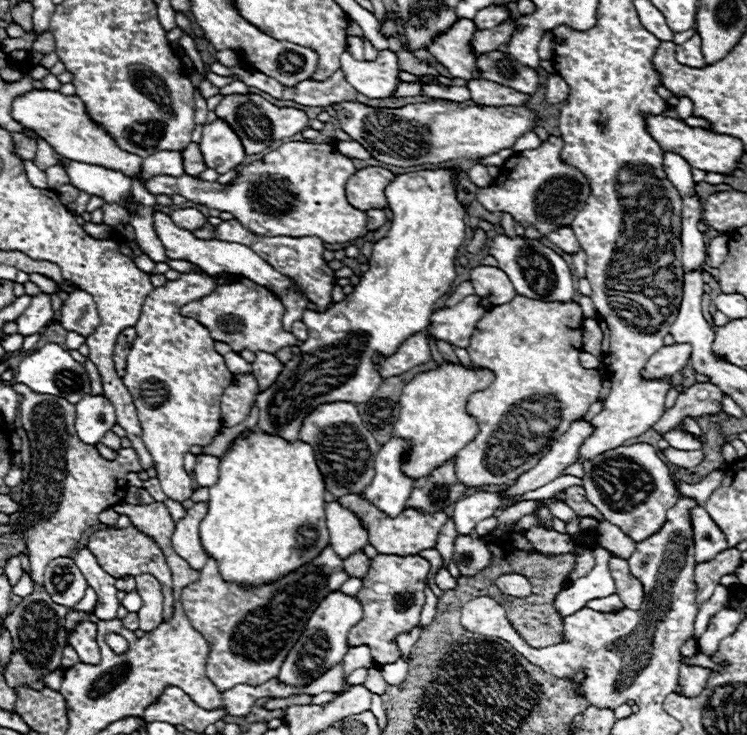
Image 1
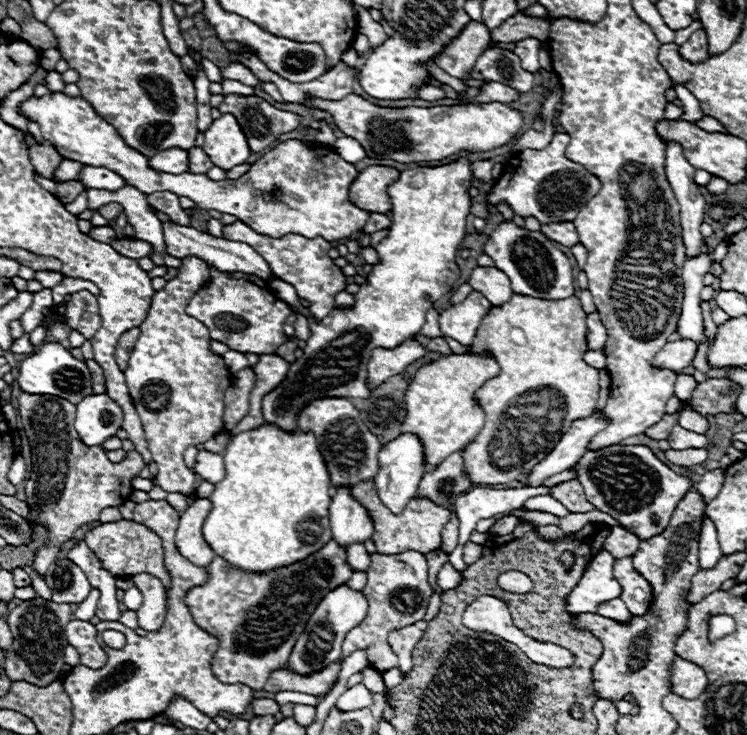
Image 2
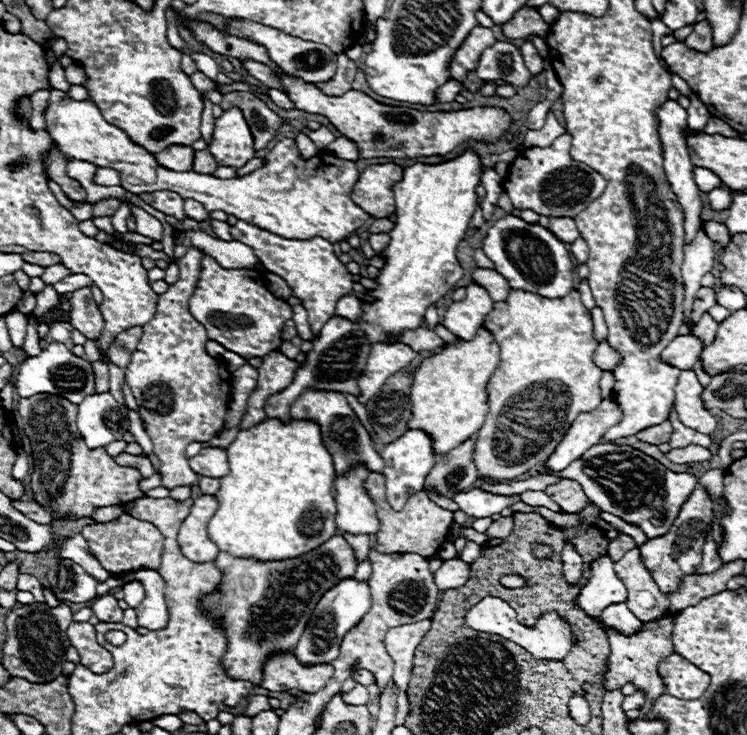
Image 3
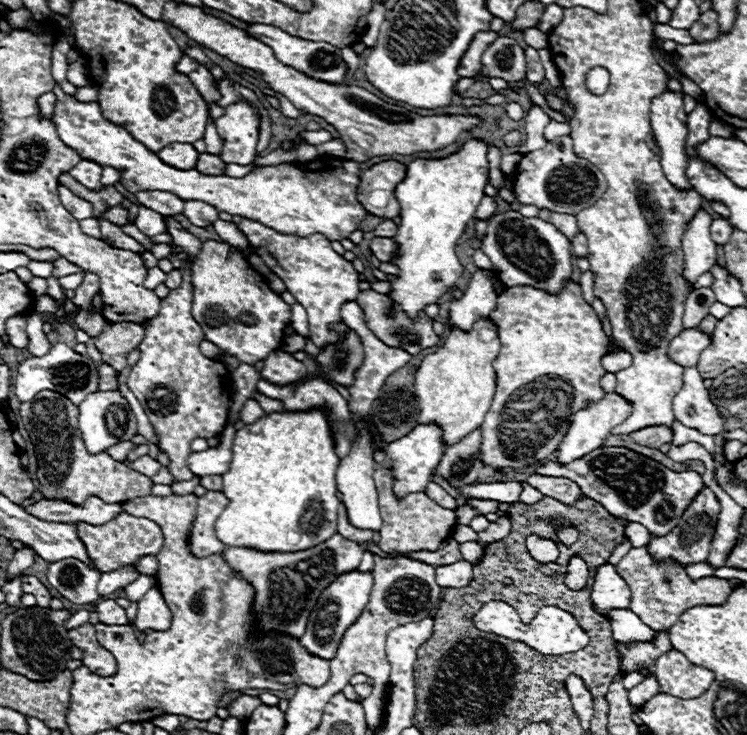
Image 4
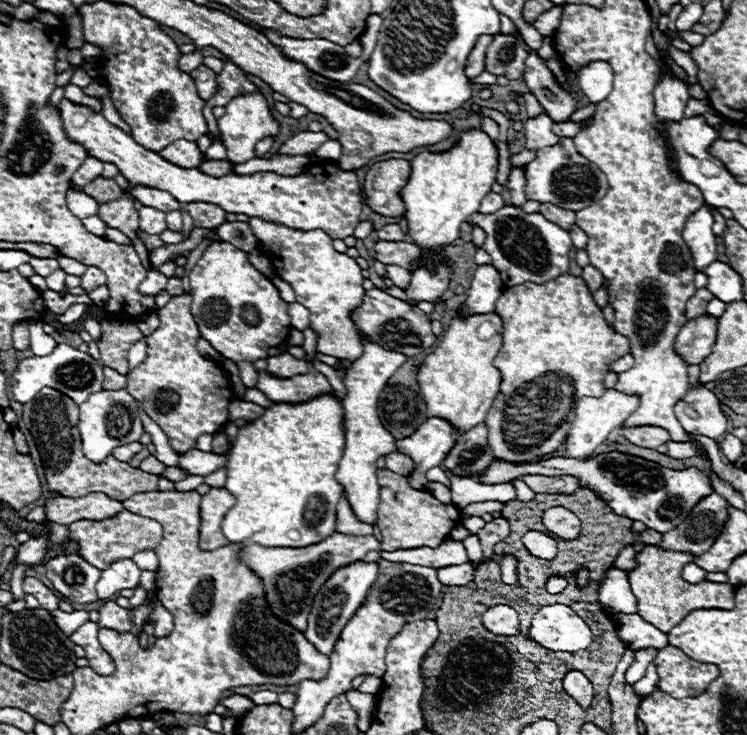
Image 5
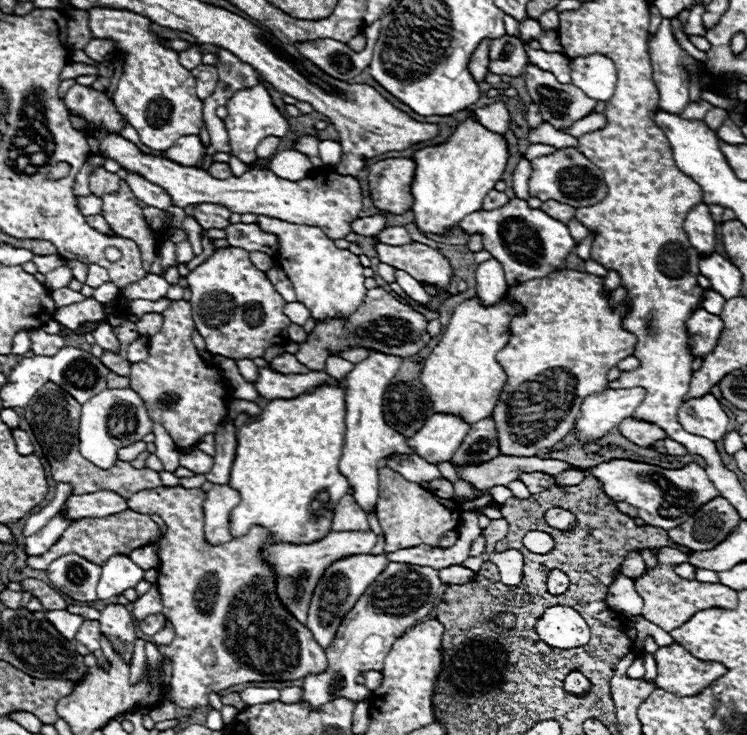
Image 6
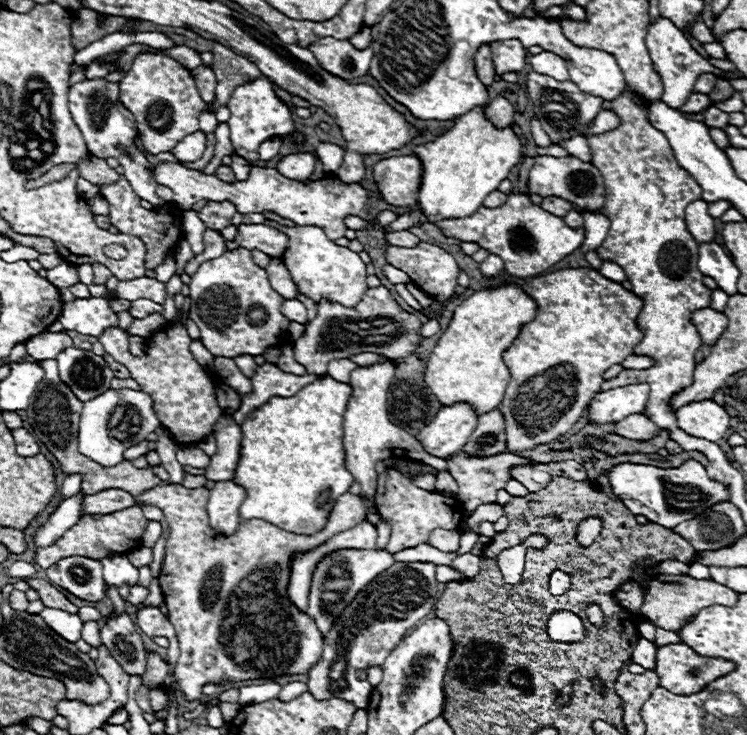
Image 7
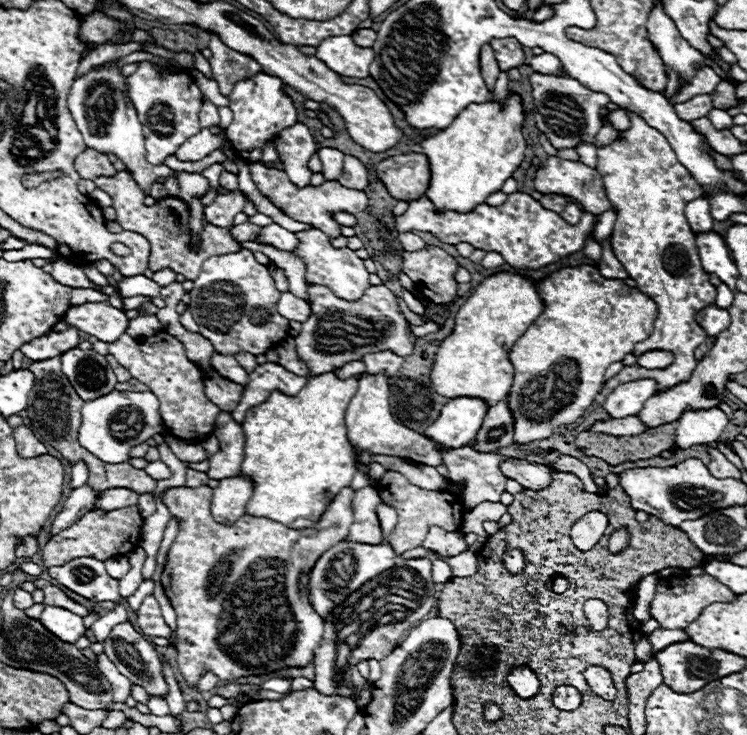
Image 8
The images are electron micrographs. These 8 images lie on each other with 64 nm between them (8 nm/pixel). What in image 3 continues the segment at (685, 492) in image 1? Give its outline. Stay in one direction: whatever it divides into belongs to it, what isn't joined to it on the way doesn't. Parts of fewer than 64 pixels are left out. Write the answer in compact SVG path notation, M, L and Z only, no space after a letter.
M712 468L712 470L708 470L706 474L700 476L700 486L710 494L710 498L712 498L714 502L720 498L720 494L722 494L722 490L724 490L722 480L724 480L724 472L718 470L718 468Z

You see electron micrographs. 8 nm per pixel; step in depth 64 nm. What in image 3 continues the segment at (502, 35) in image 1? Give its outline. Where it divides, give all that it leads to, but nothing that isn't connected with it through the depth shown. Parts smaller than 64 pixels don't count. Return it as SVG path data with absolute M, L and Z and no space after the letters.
M520 8L520 12L516 12L516 16L512 16L512 20L508 20L502 26L502 34L508 40L518 40L518 38L528 38L528 36L540 36L546 38L550 30L550 24L544 22L540 18L540 14L536 12L536 8Z

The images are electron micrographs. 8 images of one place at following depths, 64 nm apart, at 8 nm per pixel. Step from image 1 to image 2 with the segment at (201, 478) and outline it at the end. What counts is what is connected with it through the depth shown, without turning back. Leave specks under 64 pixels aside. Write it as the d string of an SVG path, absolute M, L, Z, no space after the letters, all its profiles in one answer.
M198 452L196 456L196 464L194 464L194 472L200 480L206 480L206 482L220 482L224 478L224 460L220 454L214 454L214 452Z

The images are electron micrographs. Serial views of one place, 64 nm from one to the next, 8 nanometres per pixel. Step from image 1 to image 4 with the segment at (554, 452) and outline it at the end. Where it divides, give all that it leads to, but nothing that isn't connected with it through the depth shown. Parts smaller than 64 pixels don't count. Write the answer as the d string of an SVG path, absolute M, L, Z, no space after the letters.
M616 392L606 394L606 396L604 396L602 400L598 400L596 404L588 406L586 410L576 412L576 416L574 416L574 420L572 420L572 428L568 428L564 440L560 442L556 462L558 462L558 464L568 464L568 462L572 462L572 460L576 460L576 458L586 456L586 454L592 452L594 448L600 448L600 446L606 442L610 428L614 428L614 426L618 426L620 422L624 422L624 420L628 418L628 414L630 414L630 404L624 402L622 396L616 396Z

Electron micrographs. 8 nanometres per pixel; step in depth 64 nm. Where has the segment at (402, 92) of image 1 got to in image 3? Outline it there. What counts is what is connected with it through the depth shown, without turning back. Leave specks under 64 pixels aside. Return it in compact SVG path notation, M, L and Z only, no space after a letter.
M452 80L452 82L444 84L444 86L440 86L440 88L436 90L436 100L440 100L440 102L452 102L452 100L460 94L460 84L462 84L462 82Z

